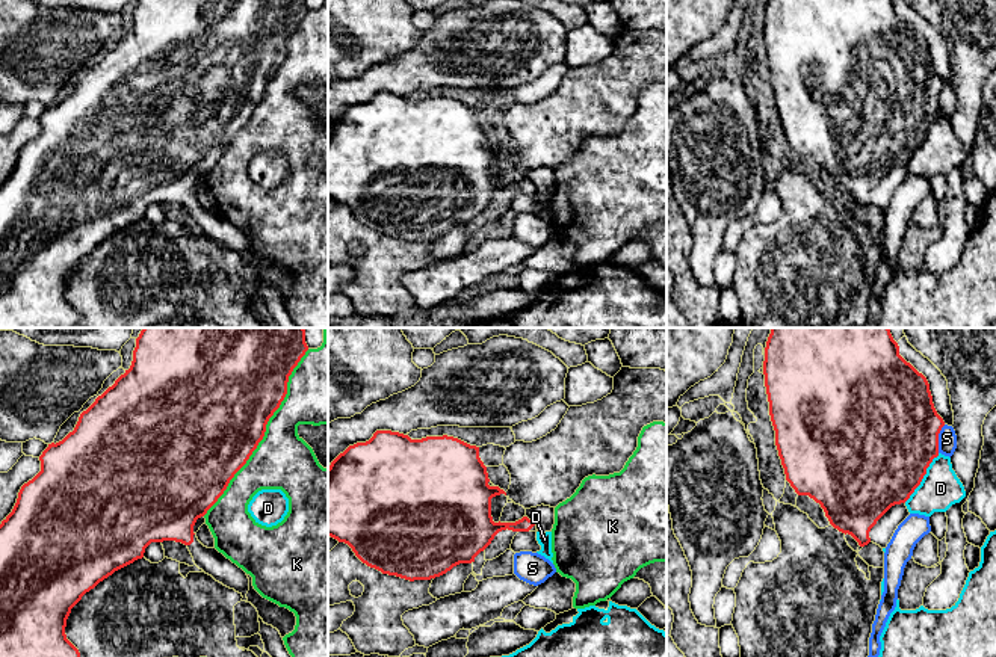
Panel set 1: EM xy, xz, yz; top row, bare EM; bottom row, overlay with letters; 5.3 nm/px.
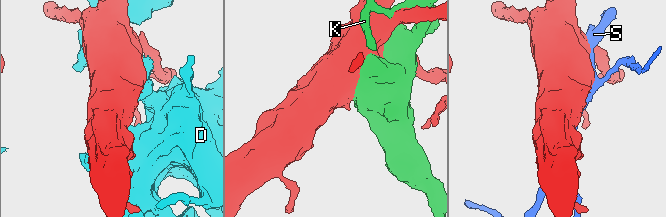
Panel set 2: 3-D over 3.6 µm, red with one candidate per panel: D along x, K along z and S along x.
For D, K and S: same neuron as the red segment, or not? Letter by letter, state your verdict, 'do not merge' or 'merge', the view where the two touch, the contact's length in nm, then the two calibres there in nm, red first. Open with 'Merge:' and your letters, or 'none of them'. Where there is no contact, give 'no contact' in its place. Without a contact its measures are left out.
Merge: none of them
D: do not merge; meets red in yz; contact 320 nm long; 500 nm thick on the red side, 220 nm on the other
K: do not merge; meets red in xy; contact 1050 nm long; 500 nm thick on the red side, 300 nm on the other
S: do not merge; meets red in yz; contact 160 nm long; 500 nm thick on the red side, 100 nm on the other

